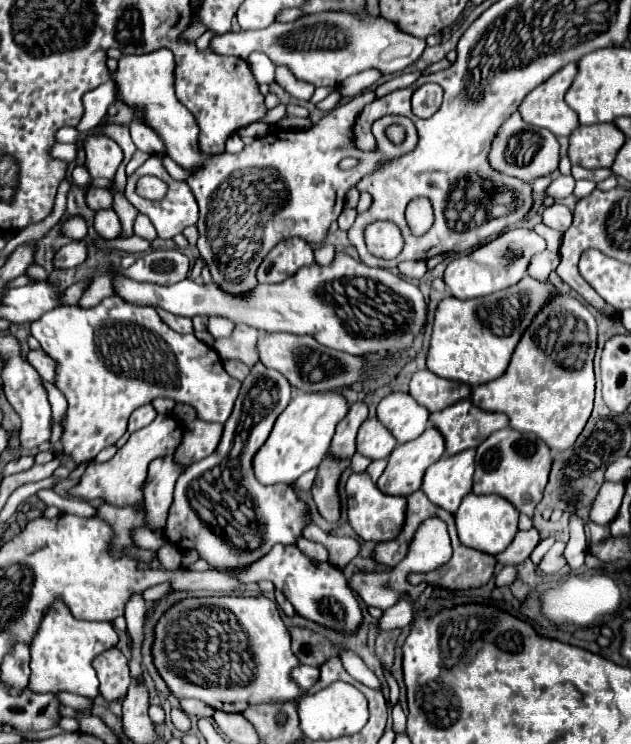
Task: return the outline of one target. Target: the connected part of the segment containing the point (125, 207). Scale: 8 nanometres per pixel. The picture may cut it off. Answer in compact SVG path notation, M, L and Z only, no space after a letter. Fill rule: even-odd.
M114 194L114 210L118 212L118 217L122 224L122 236L123 238L132 236L132 224L134 224L134 218L138 214L138 210L122 196L122 194Z

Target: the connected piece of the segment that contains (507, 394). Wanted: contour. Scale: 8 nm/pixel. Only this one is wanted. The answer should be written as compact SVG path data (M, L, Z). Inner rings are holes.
M556 292L544 308L534 316L522 334L504 376L472 390L472 402L490 412L502 412L510 418L510 428L536 434L552 452L570 448L584 430L594 406L594 352L596 352L596 320L590 310L566 292Z

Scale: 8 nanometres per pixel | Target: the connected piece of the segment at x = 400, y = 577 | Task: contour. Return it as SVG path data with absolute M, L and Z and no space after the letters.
M404 560L394 566L388 572L380 572L380 574L356 574L350 580L350 586L354 588L354 592L360 594L362 600L366 600L368 606L378 606L380 610L386 610L390 606L394 606L398 602L398 598L402 596L410 596L412 602L426 590L426 582L412 586L408 582L408 574L410 570L406 570Z

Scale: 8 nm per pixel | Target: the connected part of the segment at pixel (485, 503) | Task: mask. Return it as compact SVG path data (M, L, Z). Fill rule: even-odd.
M466 494L460 508L454 514L458 538L468 548L486 552L486 554L500 554L508 548L508 544L514 540L514 534L518 532L518 510L502 496L496 494Z

